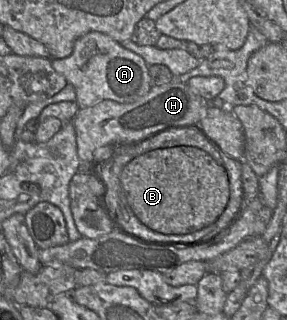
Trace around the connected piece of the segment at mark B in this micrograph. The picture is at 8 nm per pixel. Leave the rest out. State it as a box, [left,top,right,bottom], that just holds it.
[120,146,230,235]

